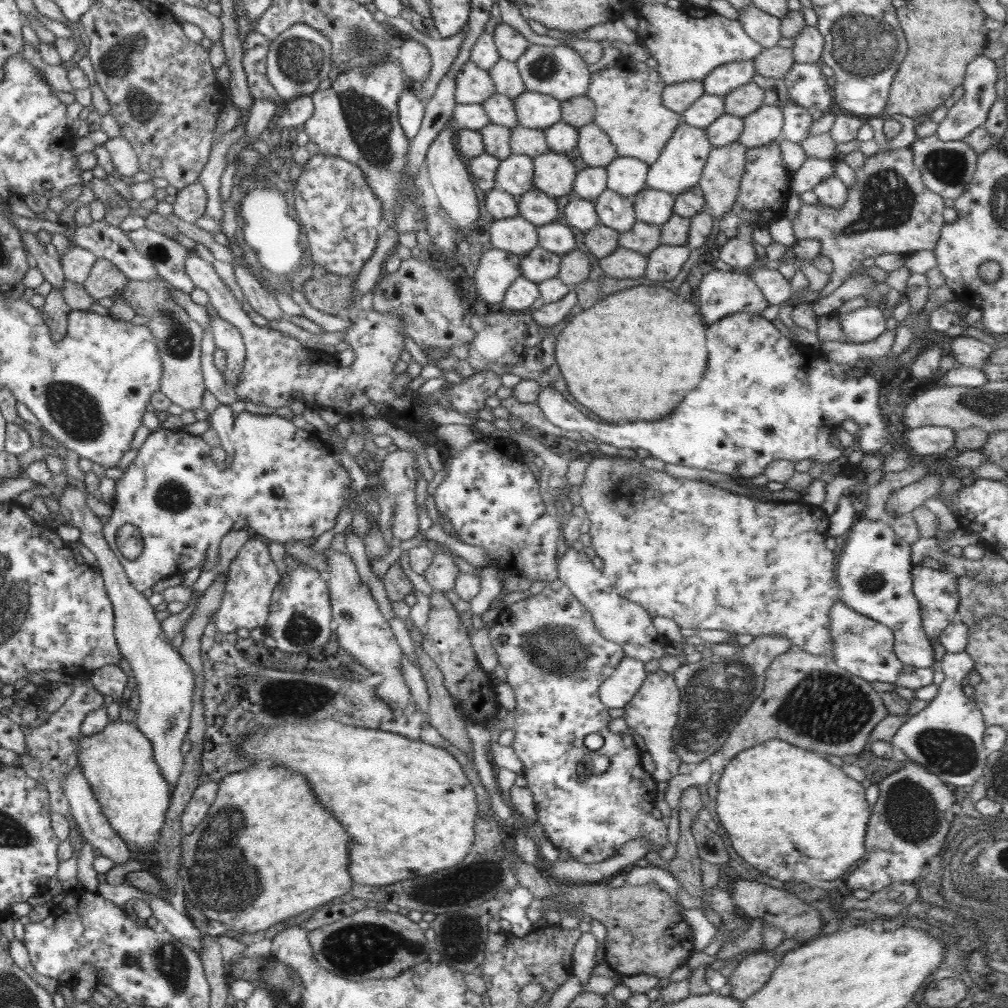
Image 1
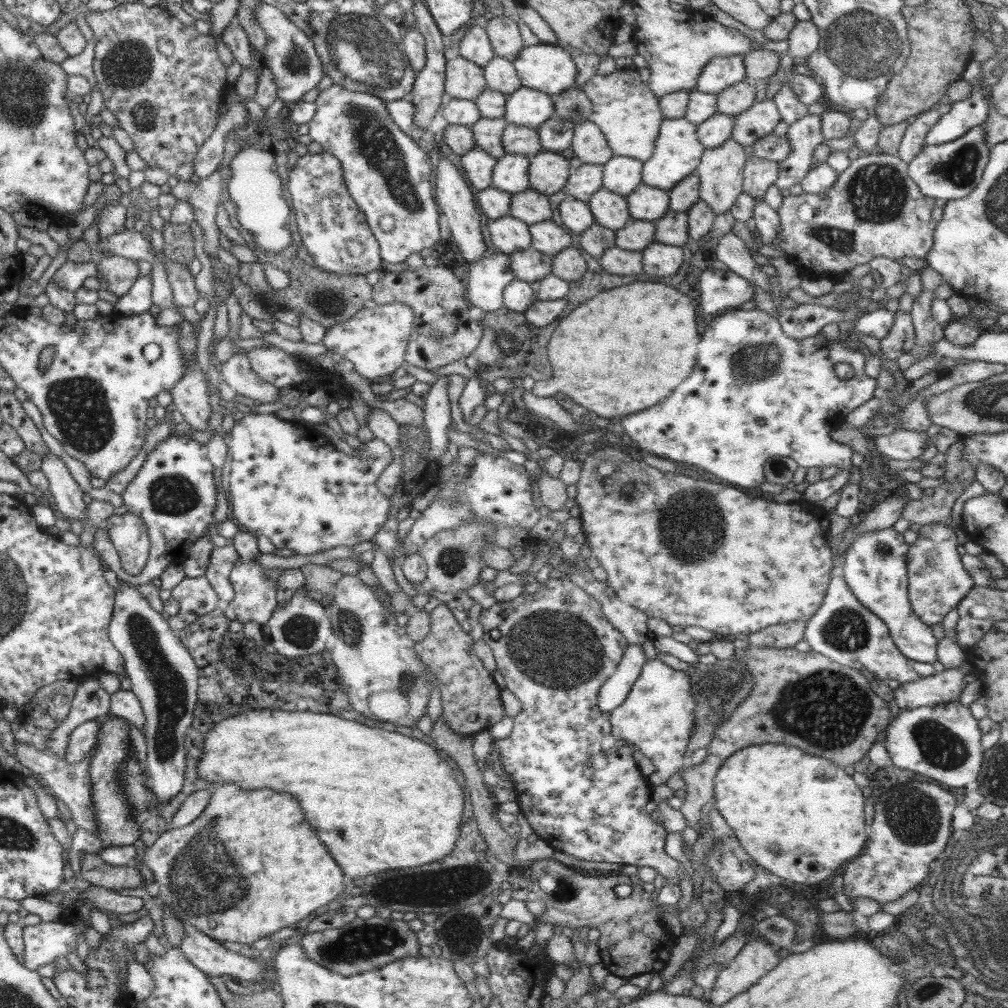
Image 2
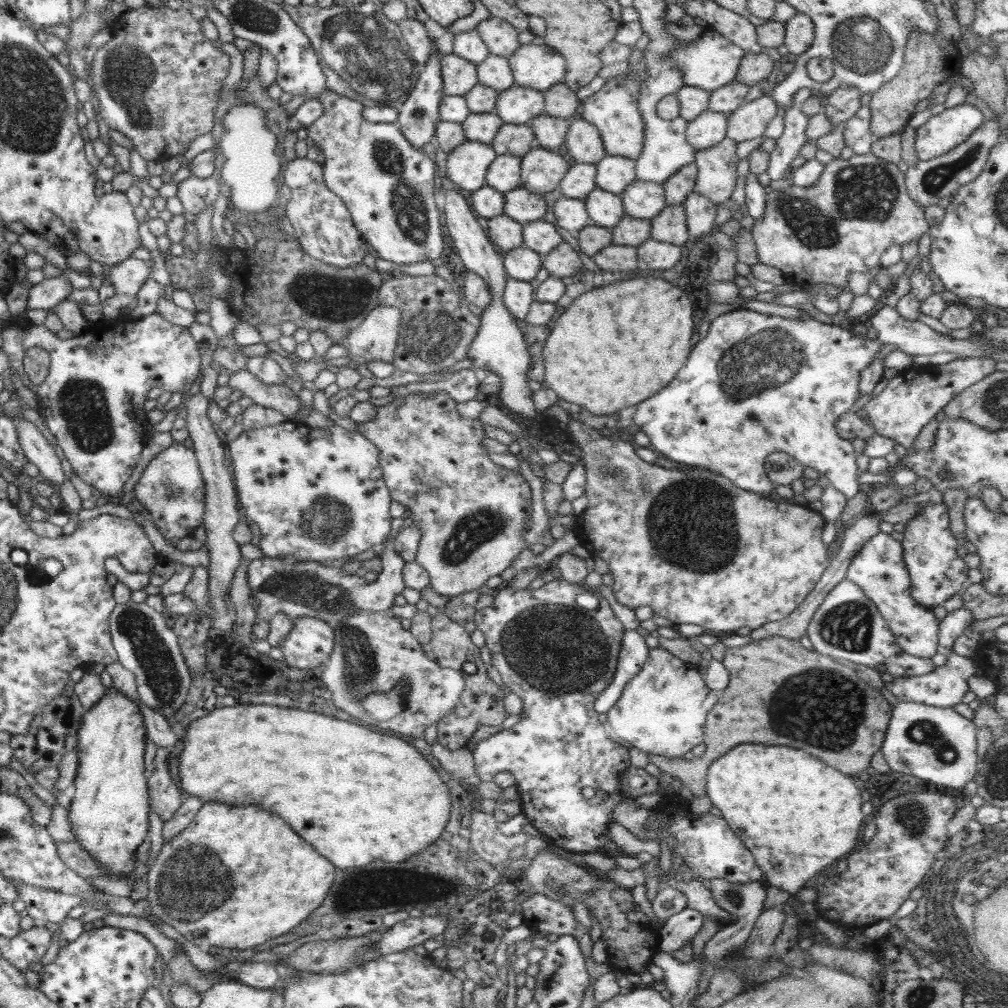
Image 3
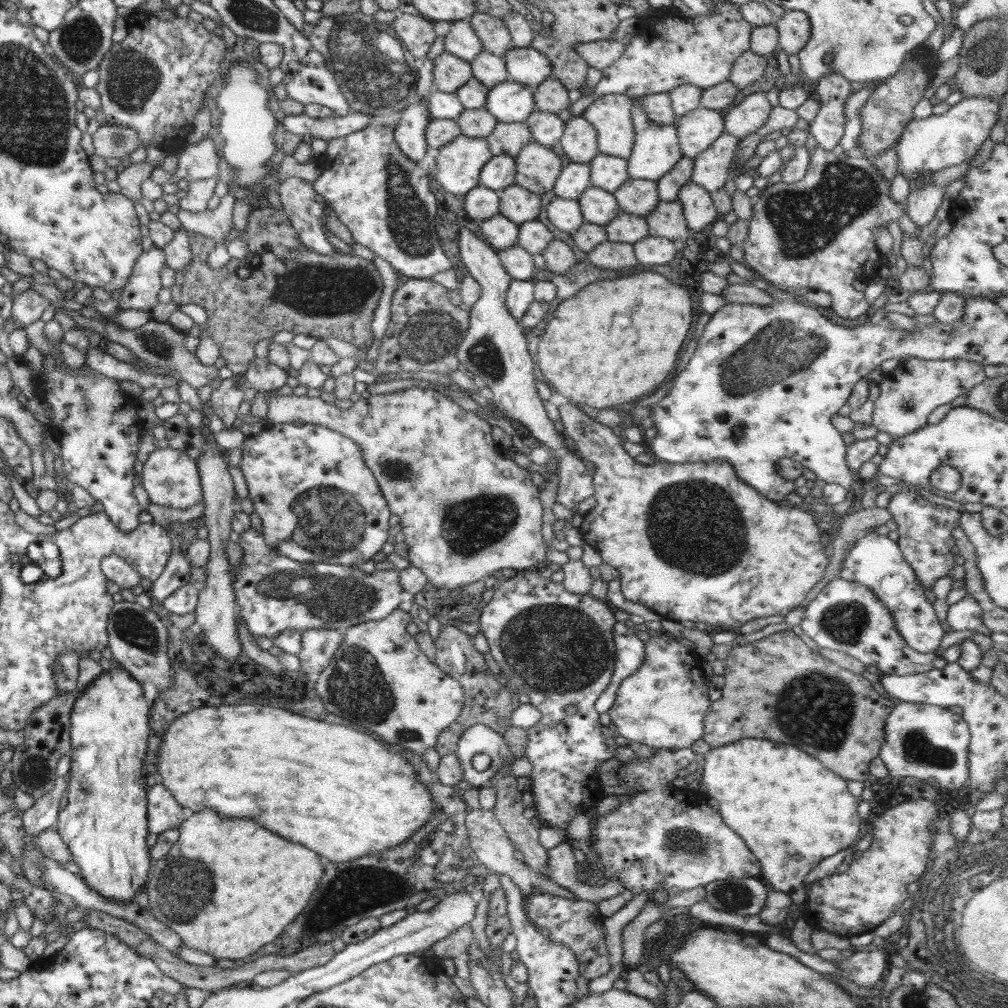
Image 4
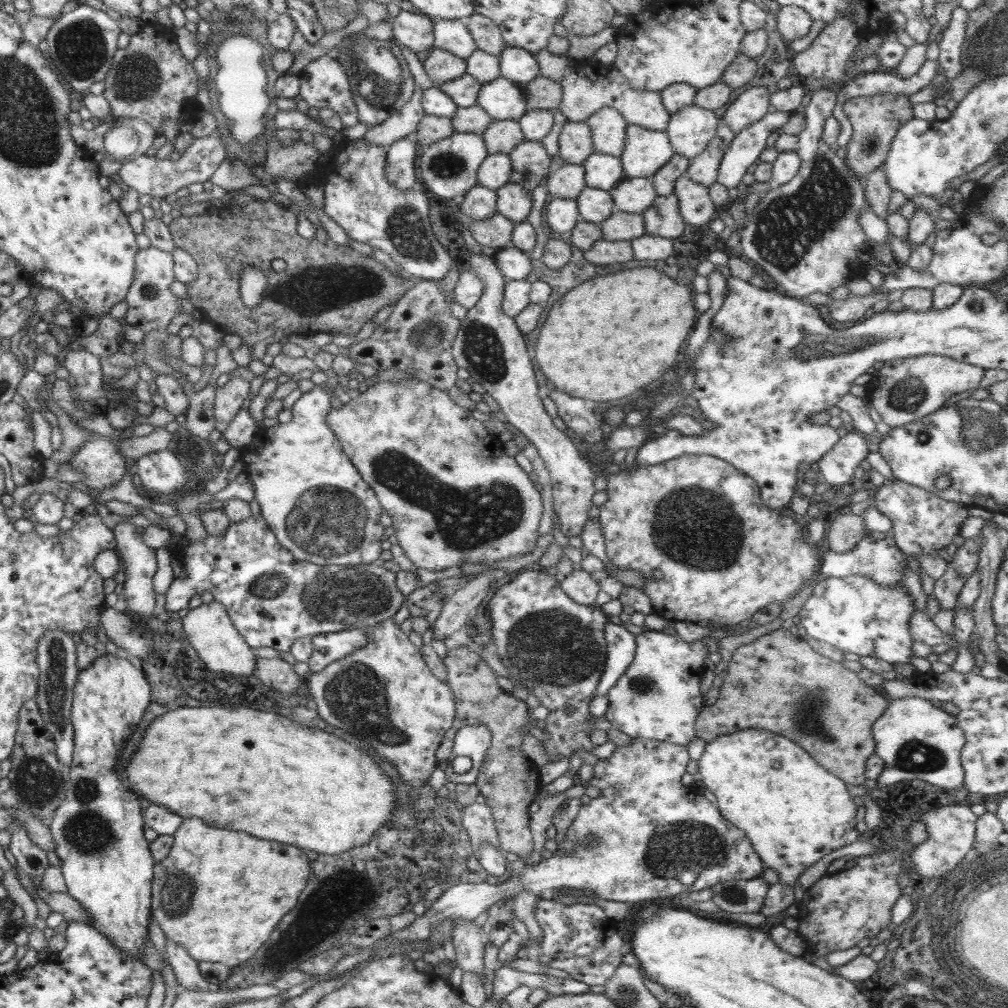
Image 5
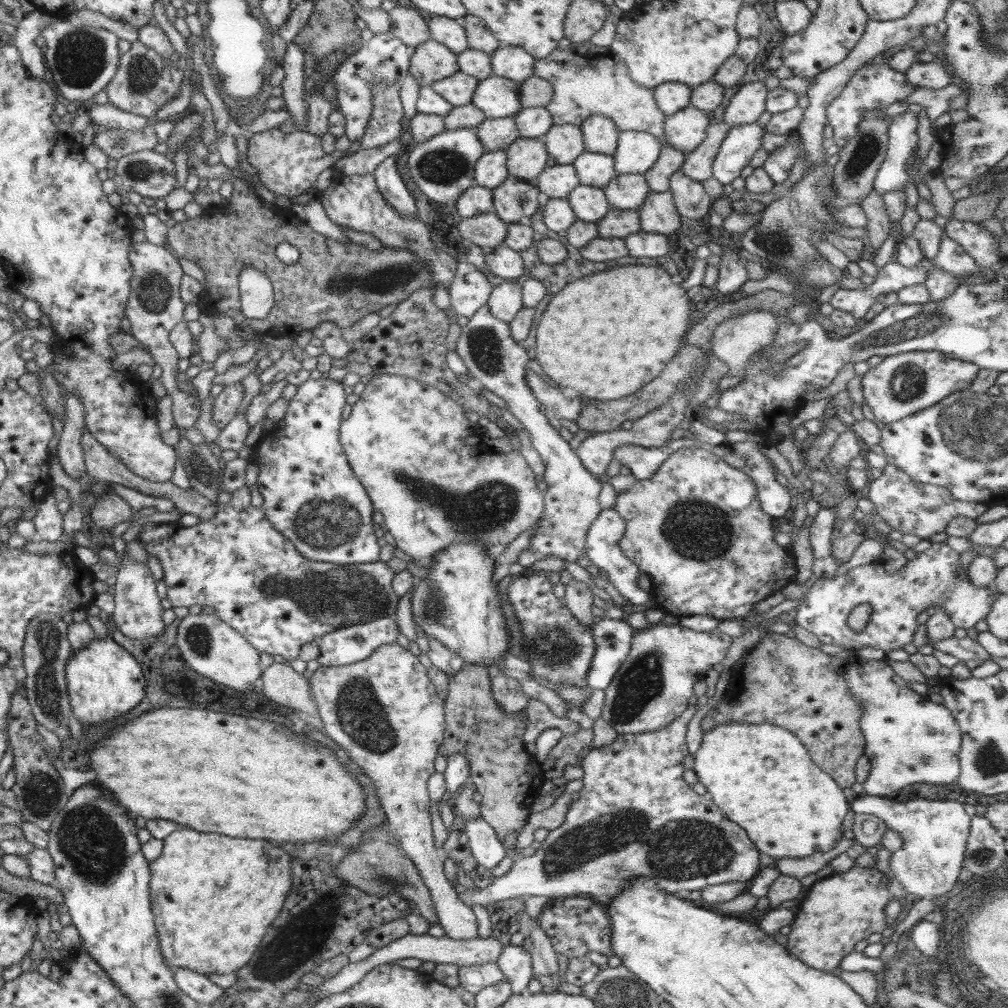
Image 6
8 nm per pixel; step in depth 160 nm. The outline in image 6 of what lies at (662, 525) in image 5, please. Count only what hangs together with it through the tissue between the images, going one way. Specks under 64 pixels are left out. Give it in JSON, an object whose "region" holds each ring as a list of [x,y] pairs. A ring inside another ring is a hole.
{"region":[[[686,447],[673,452],[656,470],[650,479],[638,481],[632,485],[630,490],[625,490],[617,495],[616,503],[613,507],[624,519],[625,531],[619,540],[624,556],[627,556],[642,572],[649,575],[652,582],[651,596],[656,601],[659,610],[668,615],[676,617],[692,615],[710,615],[718,621],[724,619],[742,620],[743,616],[753,606],[764,600],[766,597],[780,591],[791,582],[795,582],[797,575],[796,559],[792,549],[788,546],[780,546],[774,538],[777,527],[775,519],[766,514],[761,509],[760,501],[757,497],[757,488],[754,482],[744,472],[732,468],[727,462],[720,459],[718,455],[711,453],[700,447]]]}

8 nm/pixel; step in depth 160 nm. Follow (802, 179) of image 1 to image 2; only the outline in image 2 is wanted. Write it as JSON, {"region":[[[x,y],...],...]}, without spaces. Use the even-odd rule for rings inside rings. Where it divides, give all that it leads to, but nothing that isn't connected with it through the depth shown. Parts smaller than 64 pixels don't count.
{"region":[[[810,113],[802,115],[798,121],[789,126],[785,135],[789,142],[788,156],[779,162],[778,189],[790,189],[800,181],[815,166],[812,157],[814,149],[824,139],[821,135],[821,115]]]}

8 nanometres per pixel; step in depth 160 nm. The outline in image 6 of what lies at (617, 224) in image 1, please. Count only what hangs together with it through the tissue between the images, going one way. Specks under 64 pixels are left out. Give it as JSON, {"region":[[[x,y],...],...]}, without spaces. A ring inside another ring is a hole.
{"region":[[[580,184],[570,192],[567,200],[577,219],[583,222],[597,223],[611,210],[605,193],[600,187]]]}

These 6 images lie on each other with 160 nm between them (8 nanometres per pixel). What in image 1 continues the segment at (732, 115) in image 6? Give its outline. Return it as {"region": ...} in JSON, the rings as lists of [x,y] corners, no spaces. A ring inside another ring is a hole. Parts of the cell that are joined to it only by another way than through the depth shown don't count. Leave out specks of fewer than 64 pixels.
{"region":[[[764,104],[743,121],[744,128],[737,141],[748,148],[768,144],[782,135],[783,112],[775,105]]]}

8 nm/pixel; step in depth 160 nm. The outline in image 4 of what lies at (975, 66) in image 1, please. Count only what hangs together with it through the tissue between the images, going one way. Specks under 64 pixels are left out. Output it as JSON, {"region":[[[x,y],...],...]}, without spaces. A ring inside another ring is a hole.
{"region":[[[970,97],[951,106],[946,114],[912,119],[895,143],[898,173],[905,176],[911,185],[919,185],[925,176],[928,177],[945,166],[967,162],[969,158],[976,156],[982,143],[990,136],[990,130],[1000,119],[998,112],[1001,106],[1002,101],[990,97]]]}

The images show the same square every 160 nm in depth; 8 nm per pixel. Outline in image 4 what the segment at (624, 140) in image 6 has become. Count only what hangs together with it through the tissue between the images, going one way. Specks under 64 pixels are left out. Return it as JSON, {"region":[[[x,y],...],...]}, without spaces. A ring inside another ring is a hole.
{"region":[[[638,97],[638,101],[631,108],[635,135],[631,155],[627,158],[627,173],[634,179],[657,181],[683,157],[683,154],[677,139],[677,129],[670,124],[654,122],[645,116],[642,100],[643,97]]]}

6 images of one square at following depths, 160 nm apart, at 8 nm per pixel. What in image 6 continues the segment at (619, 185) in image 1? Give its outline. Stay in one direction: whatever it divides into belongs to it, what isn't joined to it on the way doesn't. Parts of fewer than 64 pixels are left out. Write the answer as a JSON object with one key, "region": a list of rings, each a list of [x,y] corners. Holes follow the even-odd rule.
{"region":[[[584,151],[573,160],[573,165],[580,184],[600,187],[602,190],[617,173],[613,155]]]}

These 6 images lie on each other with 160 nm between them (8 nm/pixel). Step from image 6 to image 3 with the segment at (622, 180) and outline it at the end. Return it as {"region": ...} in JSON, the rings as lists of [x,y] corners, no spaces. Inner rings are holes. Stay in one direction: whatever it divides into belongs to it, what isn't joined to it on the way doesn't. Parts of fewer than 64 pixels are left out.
{"region":[[[634,179],[619,195],[625,215],[652,220],[667,206],[663,184]]]}

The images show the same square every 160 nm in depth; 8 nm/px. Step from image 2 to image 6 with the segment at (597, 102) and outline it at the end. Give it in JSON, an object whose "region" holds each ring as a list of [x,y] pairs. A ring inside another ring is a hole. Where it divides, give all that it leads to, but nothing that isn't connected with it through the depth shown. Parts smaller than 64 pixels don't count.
{"region":[[[592,115],[583,120],[580,127],[586,151],[606,155],[616,152],[620,130],[609,118]]]}

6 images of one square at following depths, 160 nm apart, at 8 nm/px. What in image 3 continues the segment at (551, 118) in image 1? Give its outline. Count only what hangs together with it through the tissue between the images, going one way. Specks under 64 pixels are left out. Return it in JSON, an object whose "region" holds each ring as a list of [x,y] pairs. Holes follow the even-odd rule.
{"region":[[[522,85],[499,91],[495,112],[504,123],[527,124],[544,112],[543,92]]]}

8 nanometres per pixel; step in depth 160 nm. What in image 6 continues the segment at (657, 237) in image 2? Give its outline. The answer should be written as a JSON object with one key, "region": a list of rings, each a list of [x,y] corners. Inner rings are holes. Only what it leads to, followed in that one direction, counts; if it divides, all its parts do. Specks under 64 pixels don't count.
{"region":[[[668,191],[653,192],[637,211],[641,231],[670,235],[681,226],[681,216],[674,205],[673,195]]]}

